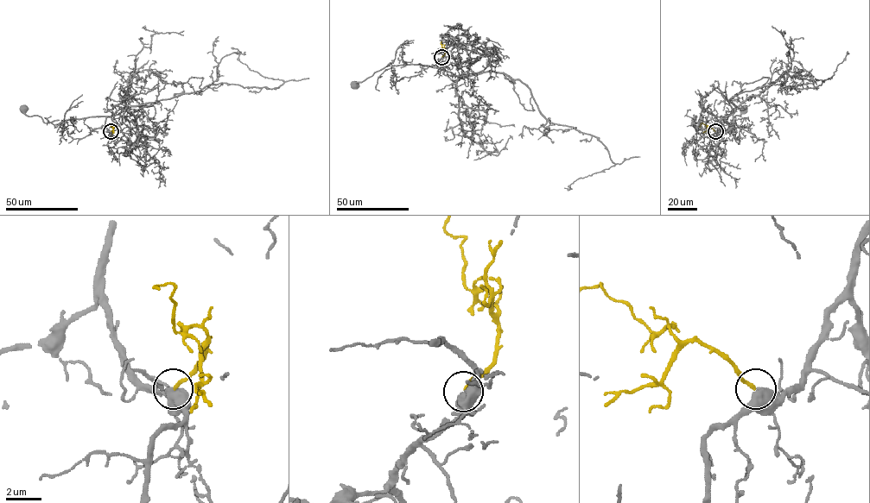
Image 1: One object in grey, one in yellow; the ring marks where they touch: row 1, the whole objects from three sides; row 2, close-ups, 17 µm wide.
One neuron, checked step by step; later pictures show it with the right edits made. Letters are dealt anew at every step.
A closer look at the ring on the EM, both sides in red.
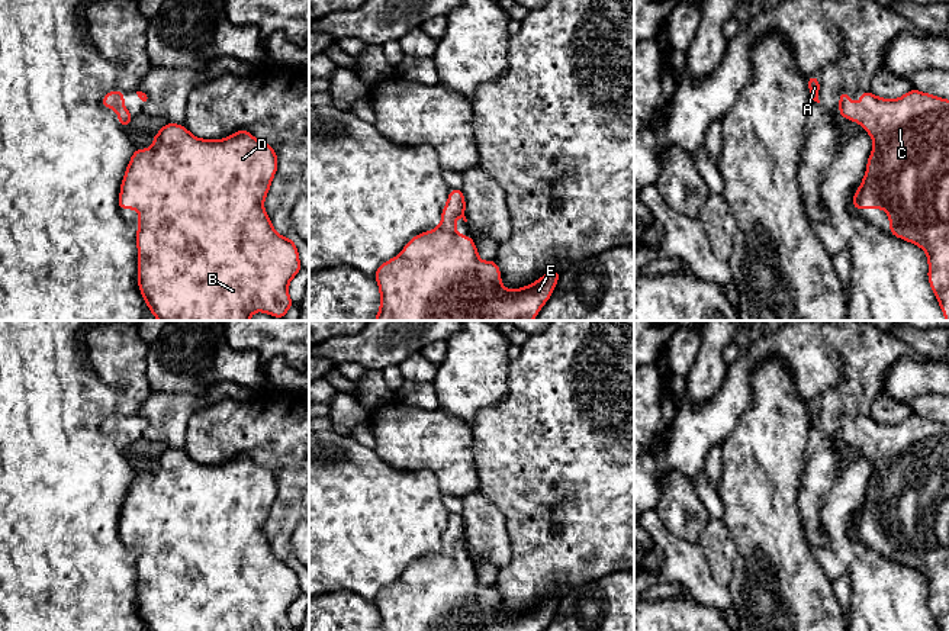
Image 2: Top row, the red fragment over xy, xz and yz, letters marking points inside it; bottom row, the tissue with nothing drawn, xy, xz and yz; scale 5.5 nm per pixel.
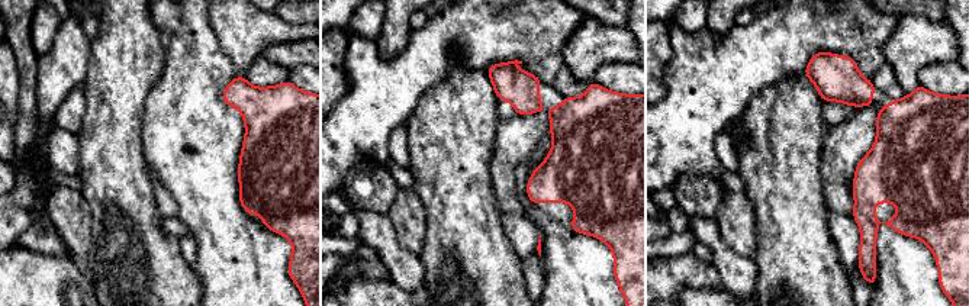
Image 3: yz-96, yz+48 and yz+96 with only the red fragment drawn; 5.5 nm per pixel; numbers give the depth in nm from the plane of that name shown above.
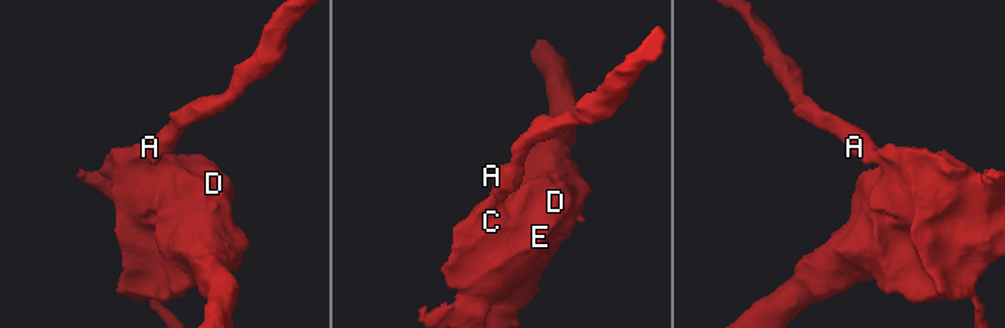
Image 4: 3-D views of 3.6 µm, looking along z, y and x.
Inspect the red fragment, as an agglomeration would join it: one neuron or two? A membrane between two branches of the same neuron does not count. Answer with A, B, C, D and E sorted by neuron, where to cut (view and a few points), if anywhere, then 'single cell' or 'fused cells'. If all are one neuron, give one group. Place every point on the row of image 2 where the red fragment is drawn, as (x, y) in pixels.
groups A B C D E; cut none; single cell

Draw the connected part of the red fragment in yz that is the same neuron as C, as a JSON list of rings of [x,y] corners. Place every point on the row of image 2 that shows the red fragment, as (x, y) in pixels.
[[[916,88],[895,100],[860,91],[860,106],[842,90],[839,100],[839,115],[859,122],[874,139],[874,151],[852,207],[885,209],[890,234],[926,251],[927,279],[949,321],[949,100]]]

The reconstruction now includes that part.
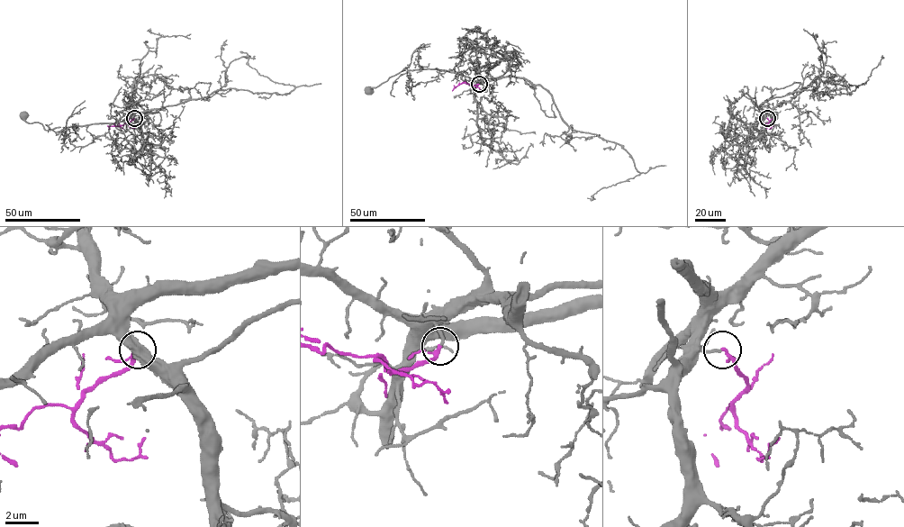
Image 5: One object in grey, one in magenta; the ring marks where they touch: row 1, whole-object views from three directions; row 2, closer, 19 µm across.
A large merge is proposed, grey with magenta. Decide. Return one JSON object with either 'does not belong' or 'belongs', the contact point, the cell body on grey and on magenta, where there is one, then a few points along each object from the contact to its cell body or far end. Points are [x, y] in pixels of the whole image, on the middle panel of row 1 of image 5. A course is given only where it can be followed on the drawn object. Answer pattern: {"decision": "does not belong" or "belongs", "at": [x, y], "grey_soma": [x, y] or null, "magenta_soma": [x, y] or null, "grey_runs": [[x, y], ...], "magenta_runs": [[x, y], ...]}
{"decision": "belongs", "at": [479, 84], "grey_soma": [368, 92], "magenta_soma": null, "grey_runs": [[479, 84], [456, 73], [433, 69], [405, 70], [369, 91]], "magenta_runs": [[479, 84], [474, 86], [465, 82], [455, 87], [453, 86]]}

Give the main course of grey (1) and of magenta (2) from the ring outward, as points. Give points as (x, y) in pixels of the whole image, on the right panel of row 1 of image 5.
1: (767, 118), (764, 116), (753, 124), (754, 129), (760, 130), (766, 122), (771, 122), (774, 116)
2: (767, 118), (769, 122), (765, 126), (771, 126), (769, 129)

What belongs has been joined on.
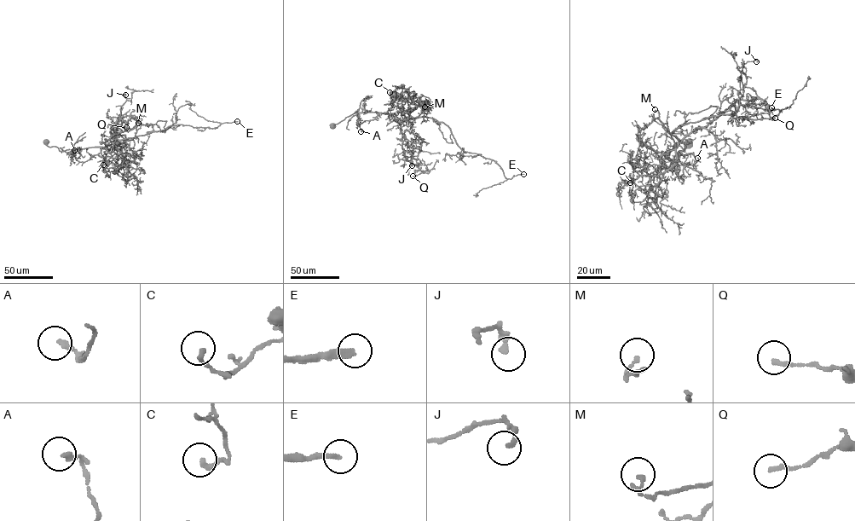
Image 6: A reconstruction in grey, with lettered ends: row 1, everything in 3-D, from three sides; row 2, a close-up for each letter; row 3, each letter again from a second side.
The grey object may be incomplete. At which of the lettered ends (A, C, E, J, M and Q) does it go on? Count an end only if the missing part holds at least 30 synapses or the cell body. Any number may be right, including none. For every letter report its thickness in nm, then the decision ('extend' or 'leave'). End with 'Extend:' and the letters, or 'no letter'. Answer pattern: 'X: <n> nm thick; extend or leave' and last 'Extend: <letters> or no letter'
A: 200 nm thick; leave
C: 200 nm thick; leave
E: 280 nm thick; extend
J: 240 nm thick; leave
M: 150 nm thick; leave
Q: 180 nm thick; leave
Extend: E

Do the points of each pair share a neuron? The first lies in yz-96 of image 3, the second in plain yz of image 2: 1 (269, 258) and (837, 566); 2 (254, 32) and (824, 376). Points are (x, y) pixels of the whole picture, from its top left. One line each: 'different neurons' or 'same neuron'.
1: different neurons
2: same neuron

